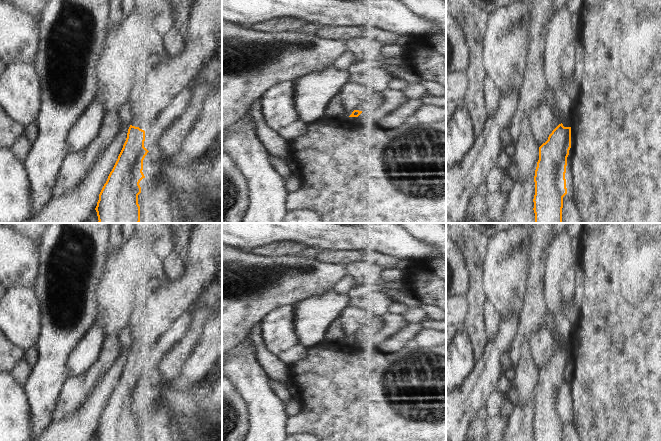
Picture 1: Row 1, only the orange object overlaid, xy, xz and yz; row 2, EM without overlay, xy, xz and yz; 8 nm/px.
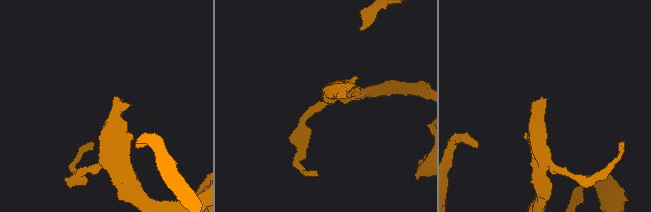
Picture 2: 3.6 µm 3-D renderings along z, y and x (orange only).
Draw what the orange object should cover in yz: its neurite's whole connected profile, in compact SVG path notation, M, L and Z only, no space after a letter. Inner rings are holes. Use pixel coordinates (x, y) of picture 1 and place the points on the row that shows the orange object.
M564 84L550 92L549 101L554 112L555 129L549 135L548 140L539 147L539 160L534 176L535 195L533 199L533 210L535 213L535 223L562 223L563 197L567 194L565 173L567 157L571 148L571 127L564 127L562 123L567 120L567 113L575 110L575 92L573 85Z

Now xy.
M222 0L197 1L191 11L188 35L189 39L187 41L187 47L180 57L166 57L160 53L152 60L144 58L143 61L138 63L135 84L130 92L129 100L125 107L125 114L129 116L130 127L118 159L99 194L99 200L95 208L99 220L98 223L140 222L138 195L141 193L141 187L139 183L145 178L142 172L143 160L149 151L144 147L145 131L139 127L143 125L152 125L160 112L171 108L171 102L173 100L182 100L188 90L192 87L194 80L198 77L198 73L202 66L218 54L220 46L222 45Z

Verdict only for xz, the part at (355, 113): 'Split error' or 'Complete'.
Split error.

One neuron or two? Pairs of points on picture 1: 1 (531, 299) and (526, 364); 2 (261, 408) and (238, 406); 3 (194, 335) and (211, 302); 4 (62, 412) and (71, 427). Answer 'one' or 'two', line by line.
1: two
2: two
3: two
4: two

